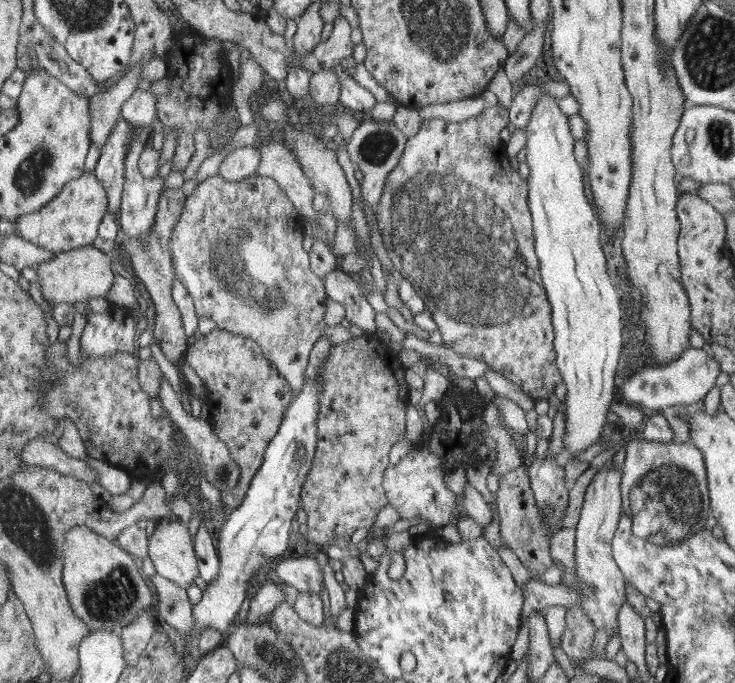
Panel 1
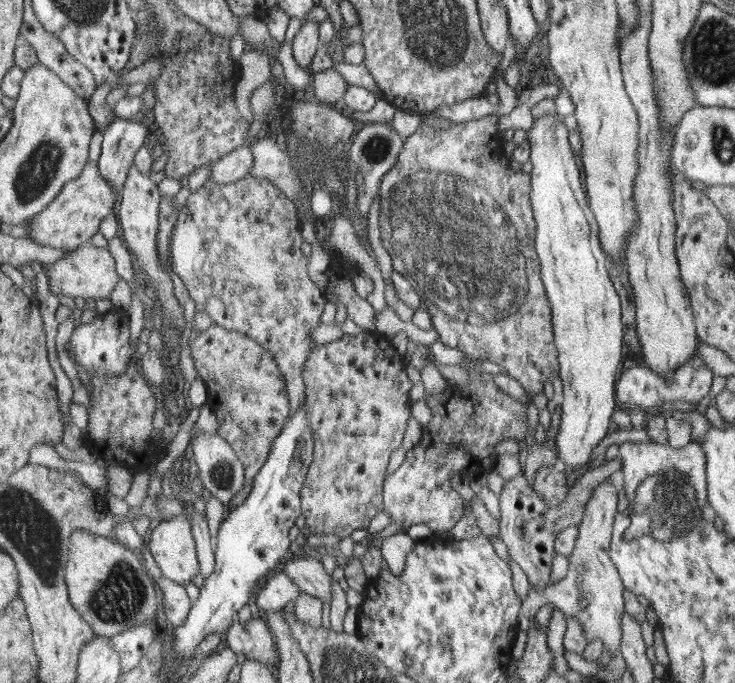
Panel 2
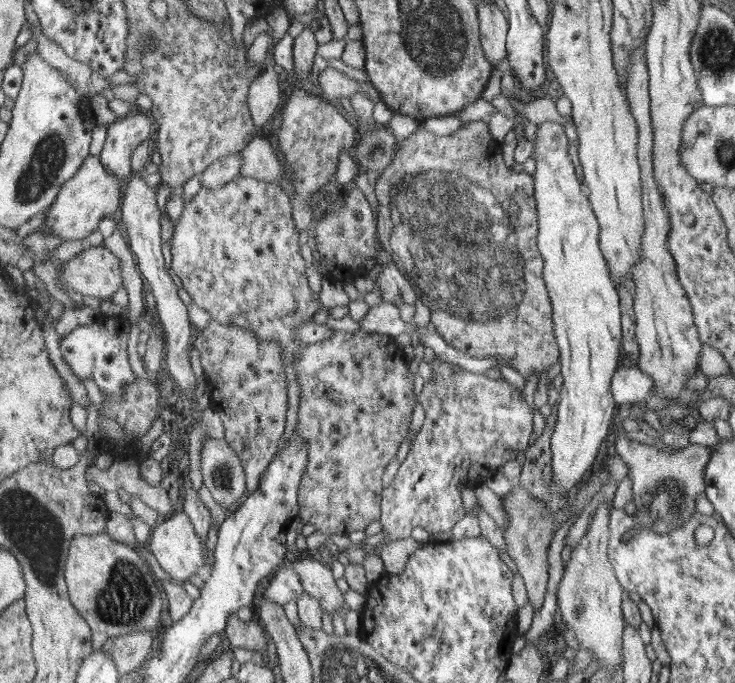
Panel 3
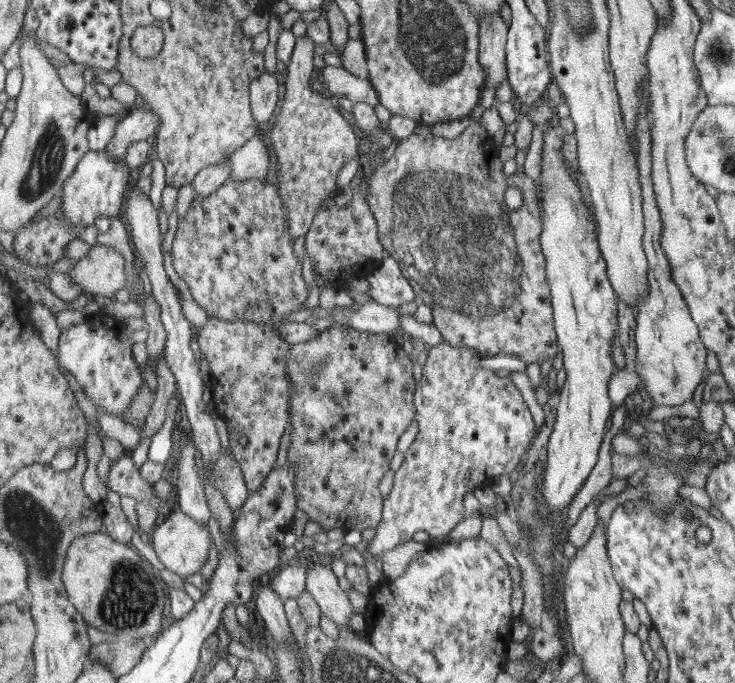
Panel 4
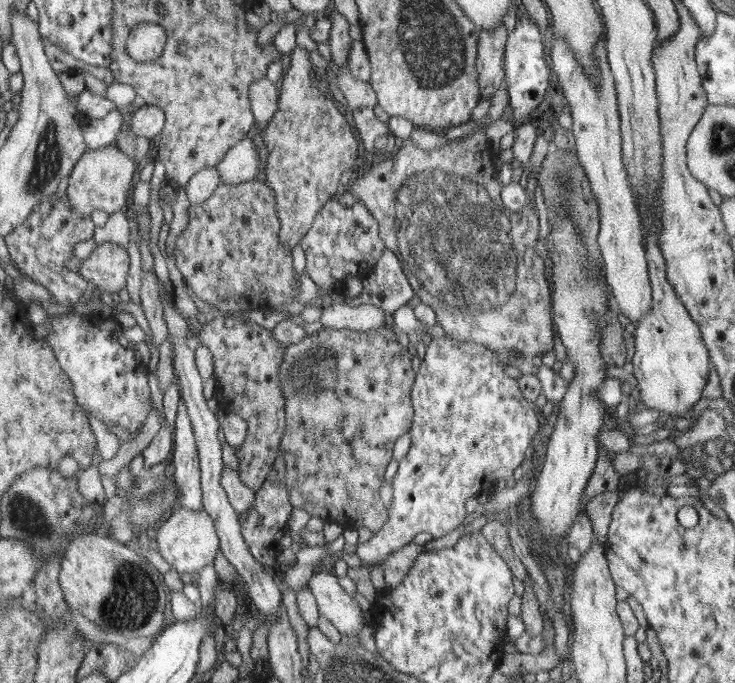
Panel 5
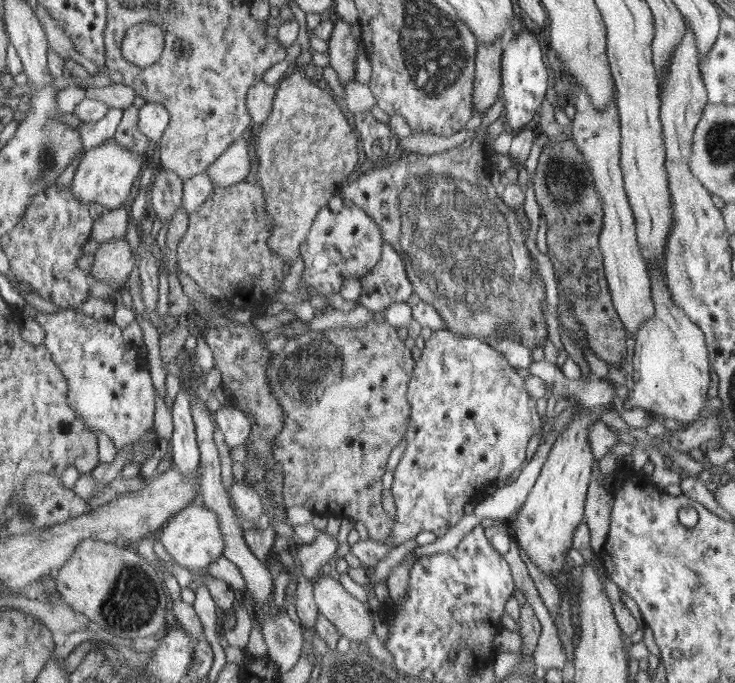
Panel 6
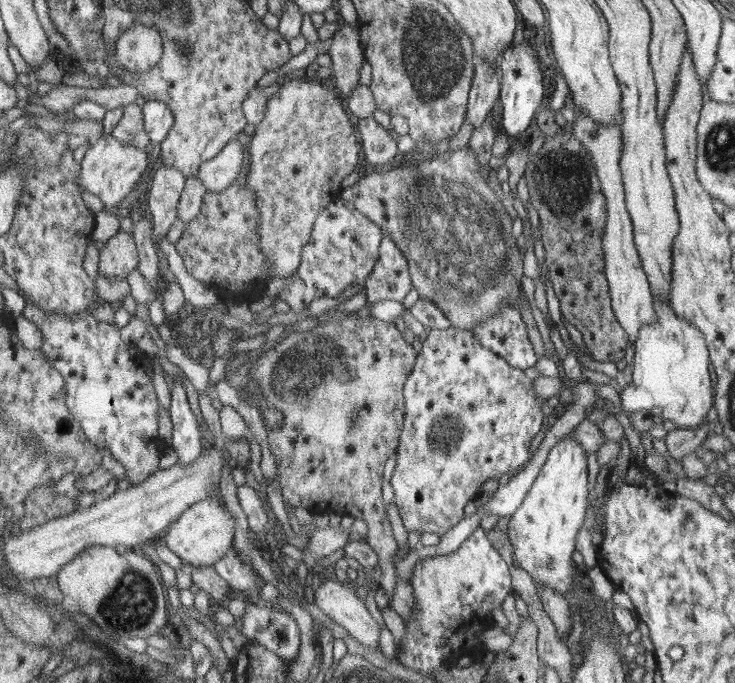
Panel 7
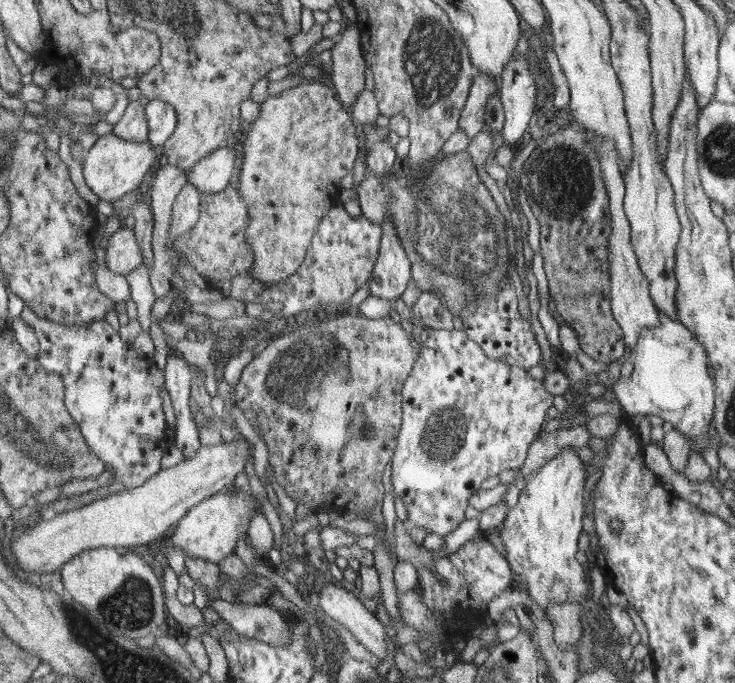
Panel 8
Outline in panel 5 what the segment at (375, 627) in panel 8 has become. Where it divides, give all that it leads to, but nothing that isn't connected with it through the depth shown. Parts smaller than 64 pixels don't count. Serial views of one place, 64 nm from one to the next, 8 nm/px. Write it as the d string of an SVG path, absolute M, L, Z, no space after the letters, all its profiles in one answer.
M329 568L313 573L305 585L314 596L318 614L325 616L343 638L356 636L364 625L369 625L355 599L339 587Z

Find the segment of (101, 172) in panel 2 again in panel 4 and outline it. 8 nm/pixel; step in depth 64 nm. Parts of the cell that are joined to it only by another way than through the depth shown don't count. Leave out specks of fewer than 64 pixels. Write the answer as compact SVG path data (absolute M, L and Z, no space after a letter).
M146 105L132 108L119 122L116 122L112 138L104 151L114 160L125 159L125 150L137 140L146 140L157 132L159 117Z

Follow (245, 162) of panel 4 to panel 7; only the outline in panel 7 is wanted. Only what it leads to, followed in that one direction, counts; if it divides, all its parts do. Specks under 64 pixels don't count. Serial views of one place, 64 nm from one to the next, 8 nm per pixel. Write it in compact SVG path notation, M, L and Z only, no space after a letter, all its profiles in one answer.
M233 138L211 160L200 164L195 177L202 180L206 192L226 190L241 172L243 150L237 138Z

